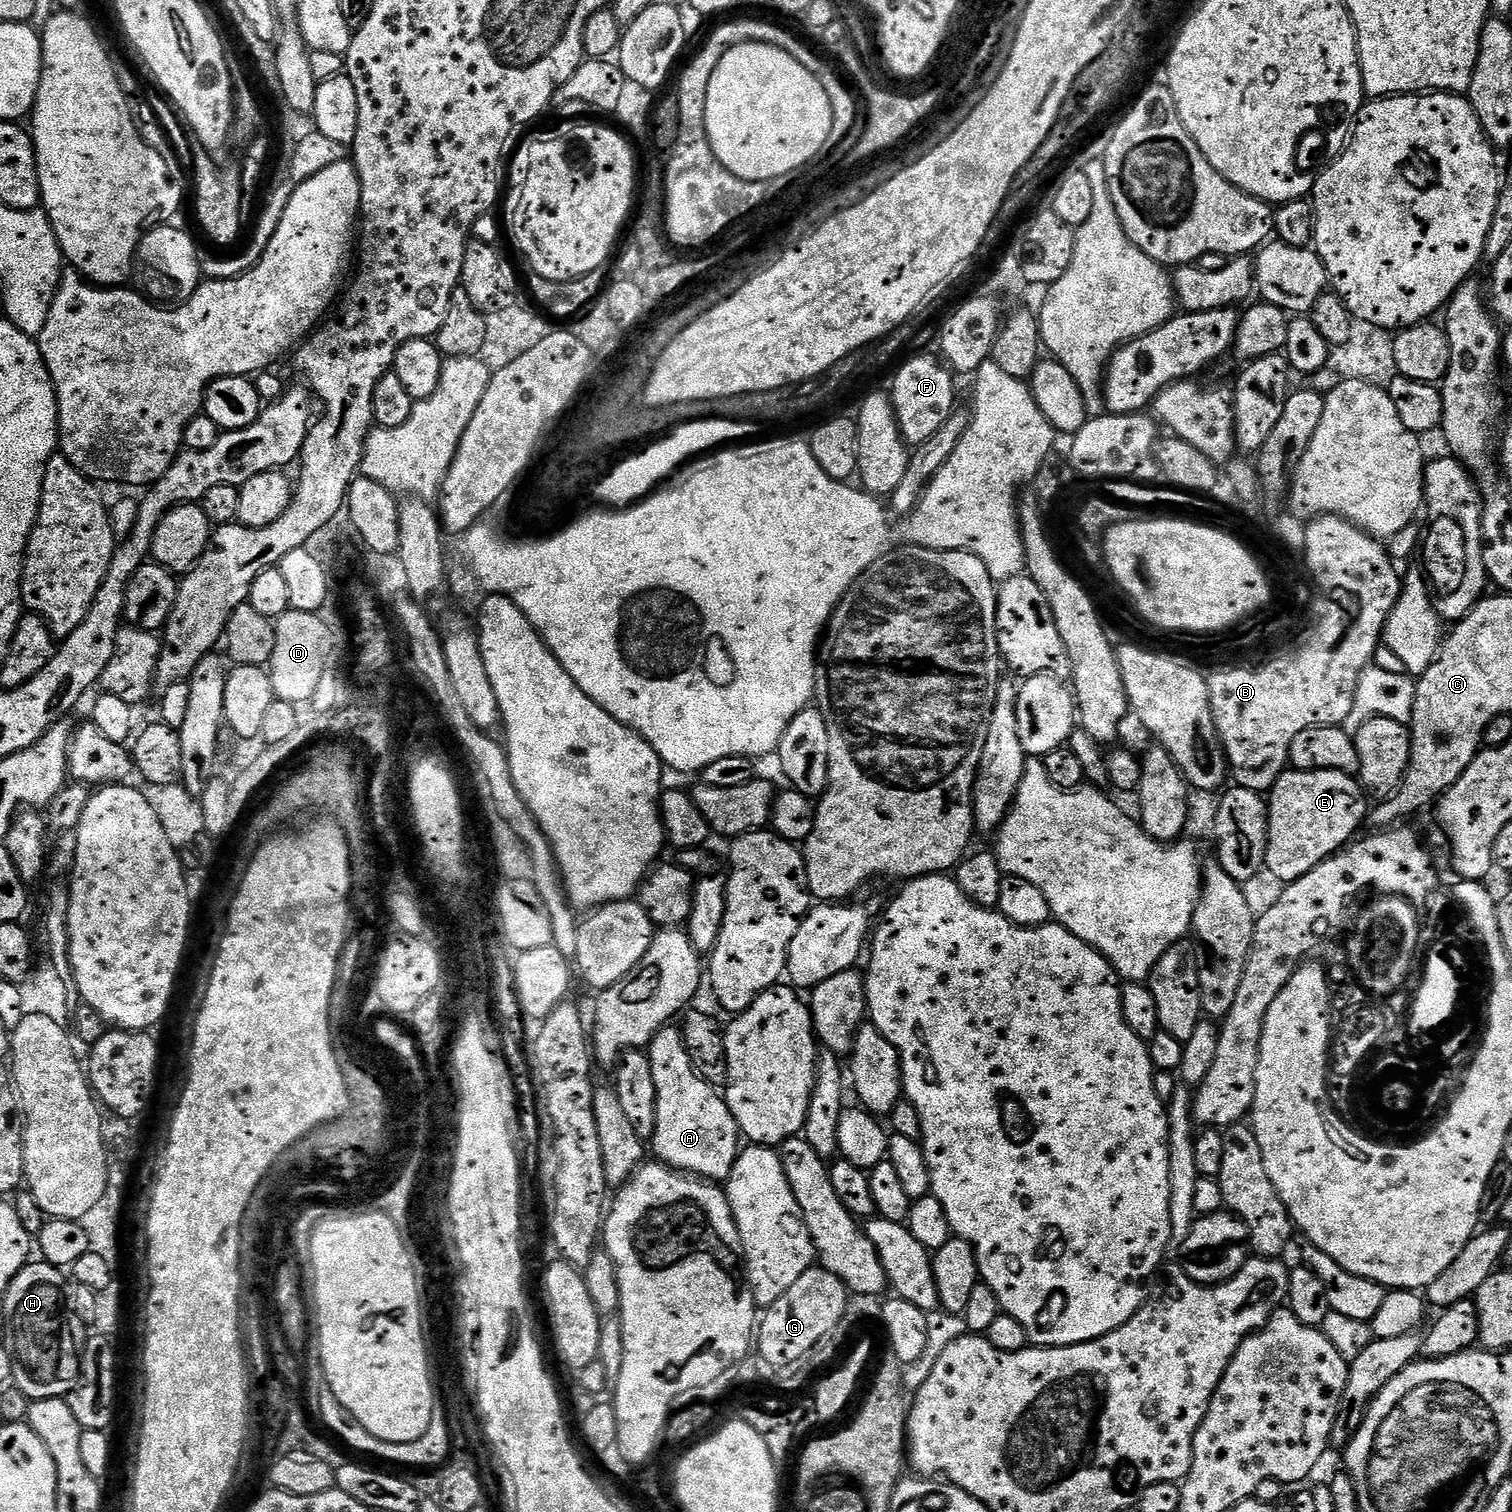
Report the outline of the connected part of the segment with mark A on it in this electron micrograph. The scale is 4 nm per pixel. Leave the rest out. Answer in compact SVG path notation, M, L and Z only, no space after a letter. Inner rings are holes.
M666 1026L648 1045L648 1061L650 1070L654 1070L654 1086L658 1086L658 1118L656 1133L652 1135L650 1148L656 1151L655 1159L678 1172L691 1174L709 1182L727 1181L730 1170L734 1170L734 1162L742 1151L742 1133L736 1127L734 1114L730 1114L728 1103L723 1095L700 1076L692 1056L684 1044L684 1034L679 1027Z

